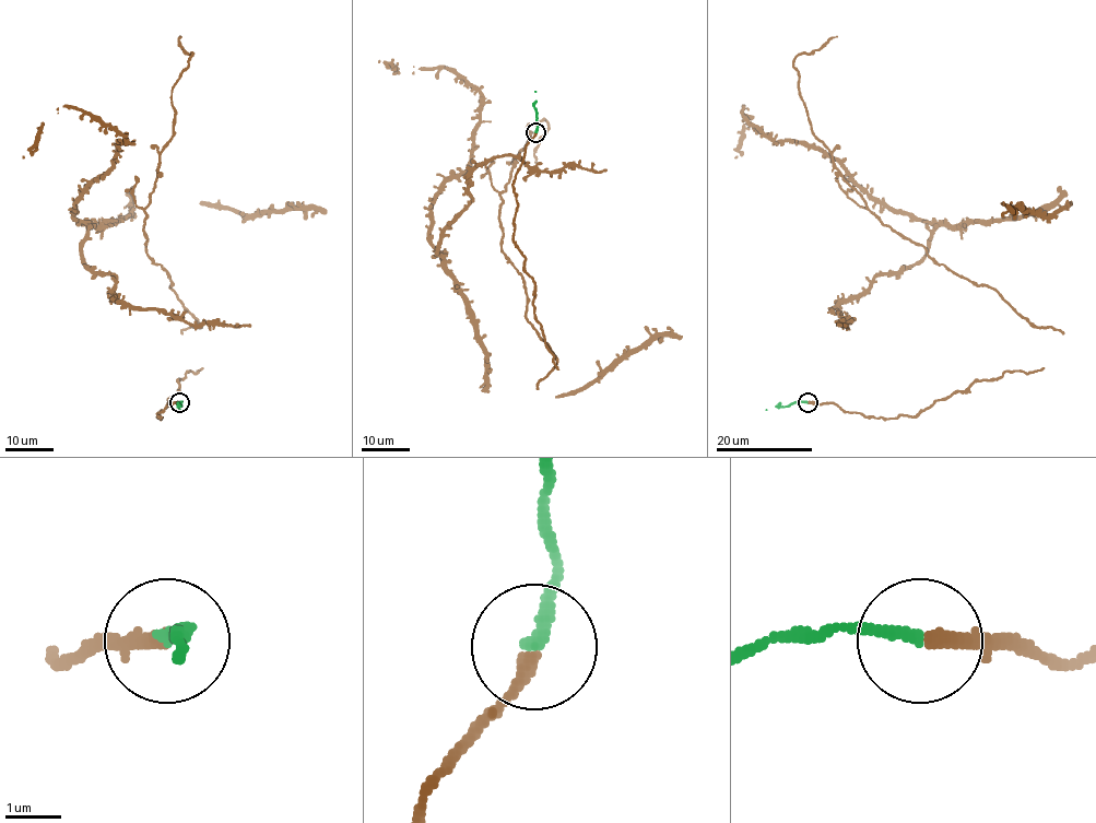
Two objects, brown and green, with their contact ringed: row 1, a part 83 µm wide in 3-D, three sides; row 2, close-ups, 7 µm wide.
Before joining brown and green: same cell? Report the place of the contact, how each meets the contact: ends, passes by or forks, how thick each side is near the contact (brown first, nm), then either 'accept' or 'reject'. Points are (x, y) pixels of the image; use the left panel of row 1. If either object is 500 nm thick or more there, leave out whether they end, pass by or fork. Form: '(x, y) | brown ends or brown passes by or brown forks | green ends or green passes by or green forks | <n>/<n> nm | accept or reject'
(179, 402) | brown ends | green ends | 280/240 nm | accept

